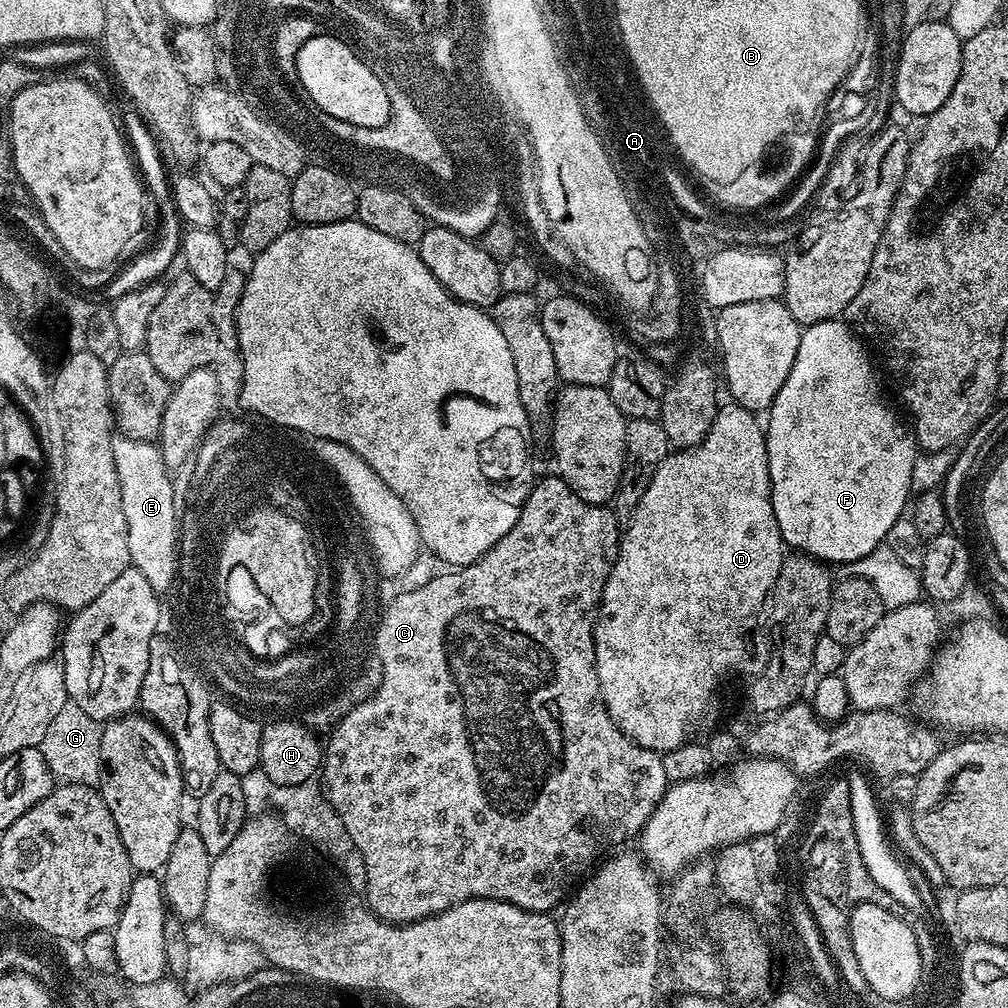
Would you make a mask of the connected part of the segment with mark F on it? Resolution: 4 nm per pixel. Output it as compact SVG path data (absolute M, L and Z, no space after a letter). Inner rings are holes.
M837 318L809 324L800 333L800 345L794 366L771 408L766 413L766 439L768 441L768 473L772 483L772 505L774 518L778 522L778 530L782 534L785 545L797 553L813 556L815 560L837 566L844 563L854 563L856 559L870 554L875 548L884 544L886 534L900 516L905 515L910 504L910 470L914 470L914 462L918 455L918 445L915 435L896 417L896 412L884 401L884 392L876 385L876 372L859 344L857 333L843 319Z

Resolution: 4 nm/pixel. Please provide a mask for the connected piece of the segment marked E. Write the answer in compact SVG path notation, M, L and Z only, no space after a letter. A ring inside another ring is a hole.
M122 435L113 439L114 466L122 486L122 510L128 523L131 567L138 569L158 594L177 583L178 512L176 492L164 465L164 456L150 440L131 440Z

